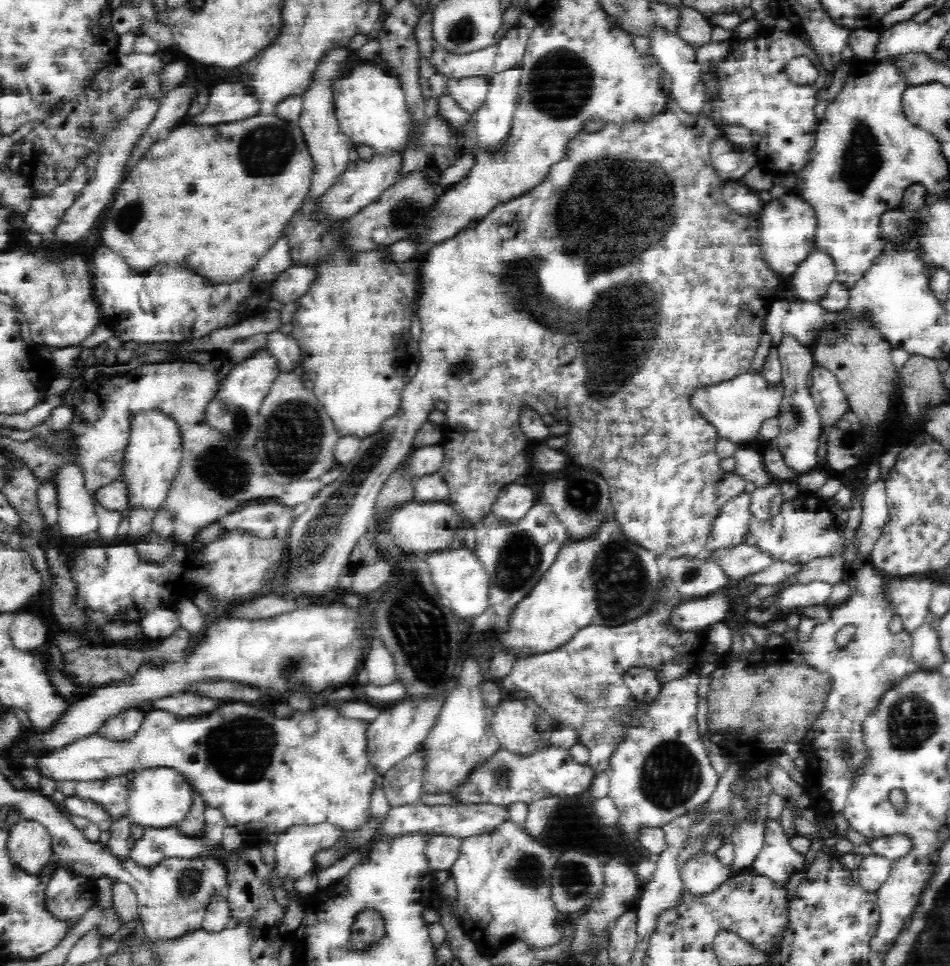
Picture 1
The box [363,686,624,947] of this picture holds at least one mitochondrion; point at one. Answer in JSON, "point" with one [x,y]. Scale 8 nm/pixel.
{"point":[523,870]}

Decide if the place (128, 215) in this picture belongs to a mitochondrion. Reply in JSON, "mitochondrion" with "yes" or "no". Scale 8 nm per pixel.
{"mitochondrion":"yes"}

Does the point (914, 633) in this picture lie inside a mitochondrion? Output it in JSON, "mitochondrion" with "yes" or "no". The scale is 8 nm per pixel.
{"mitochondrion":"no"}

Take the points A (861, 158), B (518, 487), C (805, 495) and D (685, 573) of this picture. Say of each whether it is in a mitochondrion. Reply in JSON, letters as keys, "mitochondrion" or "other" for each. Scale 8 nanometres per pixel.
{"A":"mitochondrion","B":"other","C":"other","D":"mitochondrion"}

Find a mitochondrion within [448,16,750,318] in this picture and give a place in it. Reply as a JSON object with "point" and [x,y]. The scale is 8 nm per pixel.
{"point":[561,83]}

